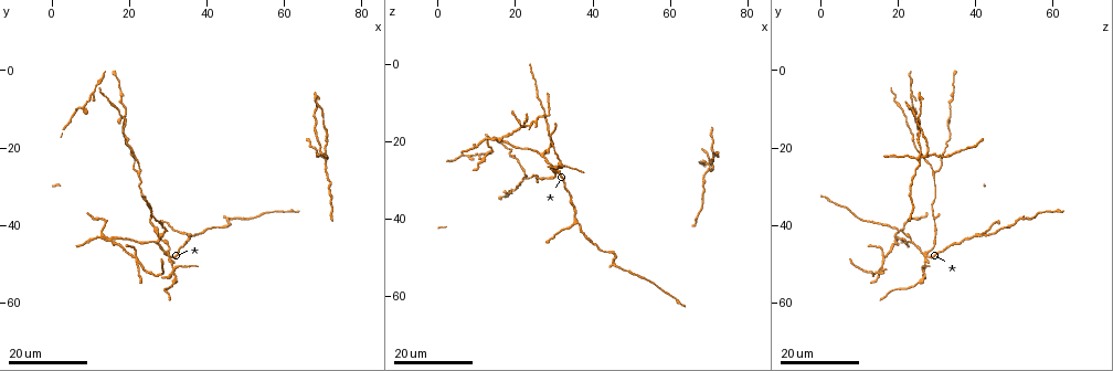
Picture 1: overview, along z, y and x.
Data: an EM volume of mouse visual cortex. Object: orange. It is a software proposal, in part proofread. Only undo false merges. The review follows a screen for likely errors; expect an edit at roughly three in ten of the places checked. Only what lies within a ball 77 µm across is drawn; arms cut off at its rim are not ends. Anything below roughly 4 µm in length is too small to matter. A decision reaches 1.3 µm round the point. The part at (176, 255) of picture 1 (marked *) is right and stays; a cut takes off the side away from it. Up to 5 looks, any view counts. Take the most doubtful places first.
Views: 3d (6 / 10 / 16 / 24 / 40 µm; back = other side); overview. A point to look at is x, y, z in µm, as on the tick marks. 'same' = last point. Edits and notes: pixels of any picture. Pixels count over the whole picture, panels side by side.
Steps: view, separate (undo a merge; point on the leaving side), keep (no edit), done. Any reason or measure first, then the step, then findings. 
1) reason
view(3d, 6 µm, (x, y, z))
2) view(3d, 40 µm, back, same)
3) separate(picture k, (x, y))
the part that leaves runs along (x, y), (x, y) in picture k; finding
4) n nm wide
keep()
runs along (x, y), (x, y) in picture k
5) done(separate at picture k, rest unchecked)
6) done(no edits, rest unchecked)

three arms meet
view(3d, 16 µm, (35.5, 42.5, 41.0))

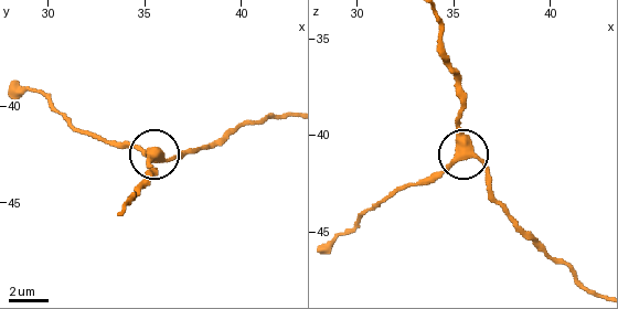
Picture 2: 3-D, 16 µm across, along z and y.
view(3d, 6 µm, (35.8, 42.9, 41.0))

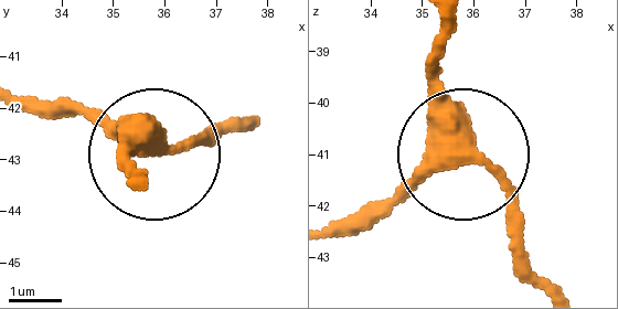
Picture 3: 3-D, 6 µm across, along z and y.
keep()
continuous, no second neuron

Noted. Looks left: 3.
a fork
view(3d, 16 µm, (15.0, 44.0, 19.0))

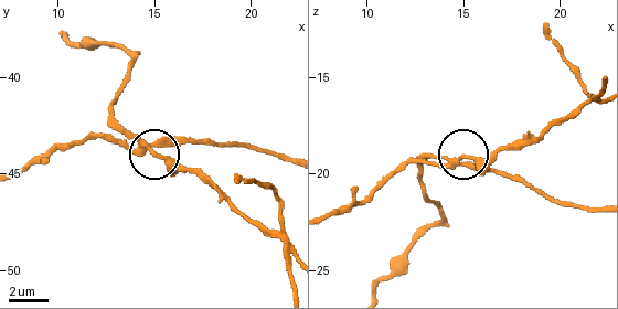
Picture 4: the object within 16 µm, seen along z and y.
view(3d, 6 µm, (14.9, 43.8, 19.1))

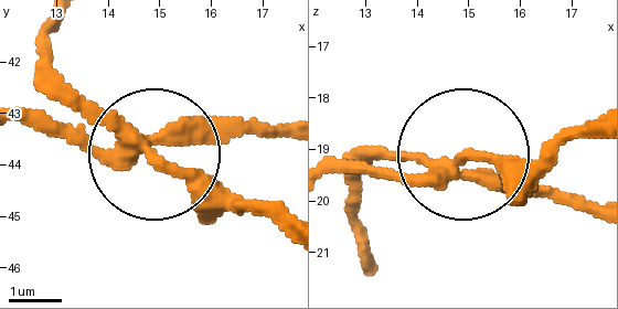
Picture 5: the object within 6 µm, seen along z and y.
270 nm wide
separate(picture 5, (194, 189))
the part that leaves runs along (142, 137), (284, 216) in picture 5; a second neuron is stuck on

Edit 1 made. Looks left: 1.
done(separate at picture 5, rest unchecked)

